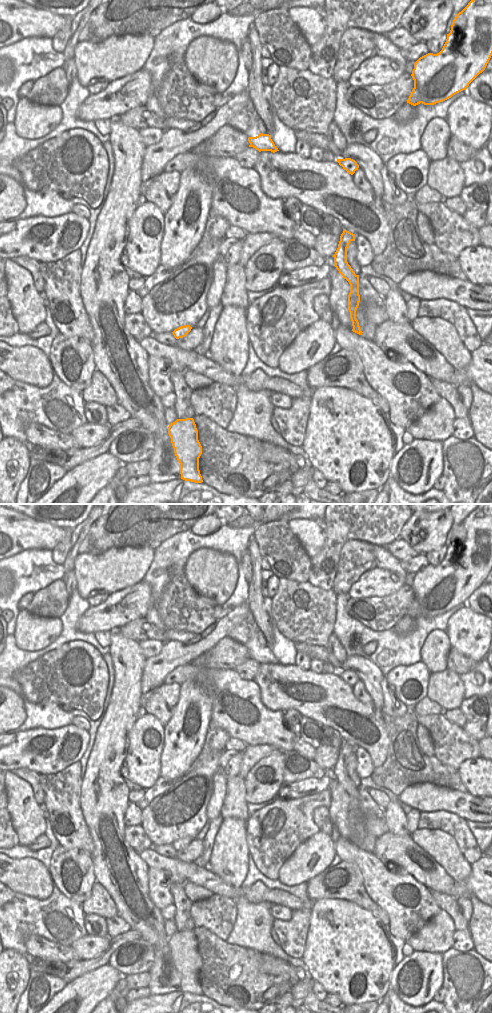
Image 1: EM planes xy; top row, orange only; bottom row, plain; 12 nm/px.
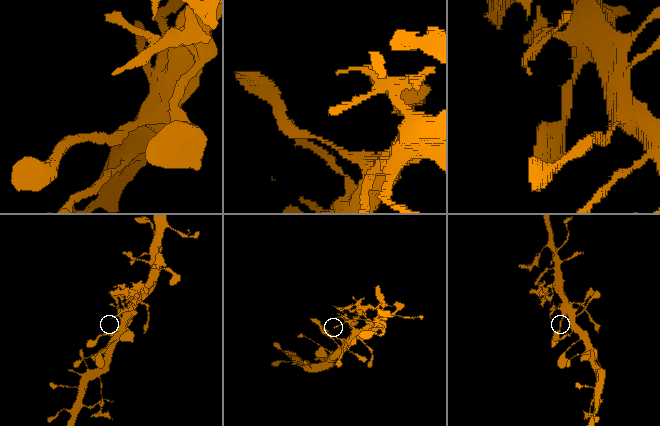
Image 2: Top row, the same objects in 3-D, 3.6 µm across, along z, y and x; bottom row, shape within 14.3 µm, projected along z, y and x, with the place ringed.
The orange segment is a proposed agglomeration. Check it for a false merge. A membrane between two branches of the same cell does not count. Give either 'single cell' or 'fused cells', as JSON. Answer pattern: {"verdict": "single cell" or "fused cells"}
{"verdict": "single cell"}

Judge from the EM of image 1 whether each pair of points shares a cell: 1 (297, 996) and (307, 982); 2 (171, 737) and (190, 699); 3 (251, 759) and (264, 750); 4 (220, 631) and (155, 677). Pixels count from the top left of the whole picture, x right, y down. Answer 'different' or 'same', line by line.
1: same
2: same
3: same
4: same

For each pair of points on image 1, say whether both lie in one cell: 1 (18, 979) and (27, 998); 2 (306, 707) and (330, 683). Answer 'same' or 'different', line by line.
1: different
2: same

